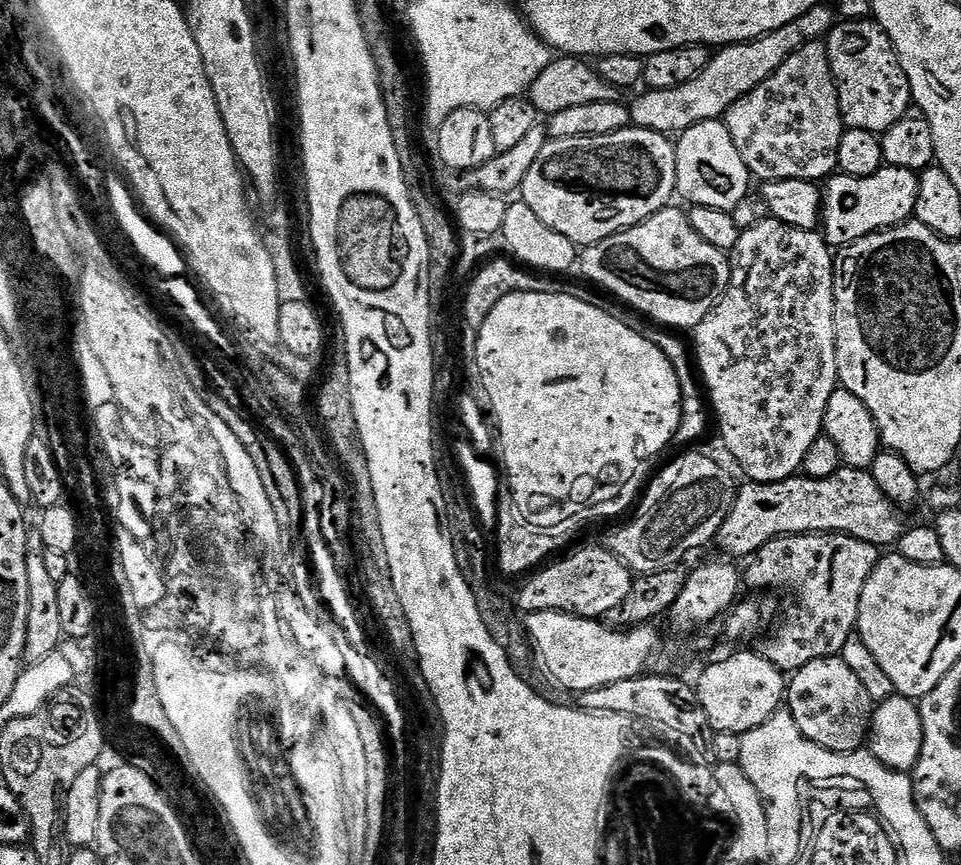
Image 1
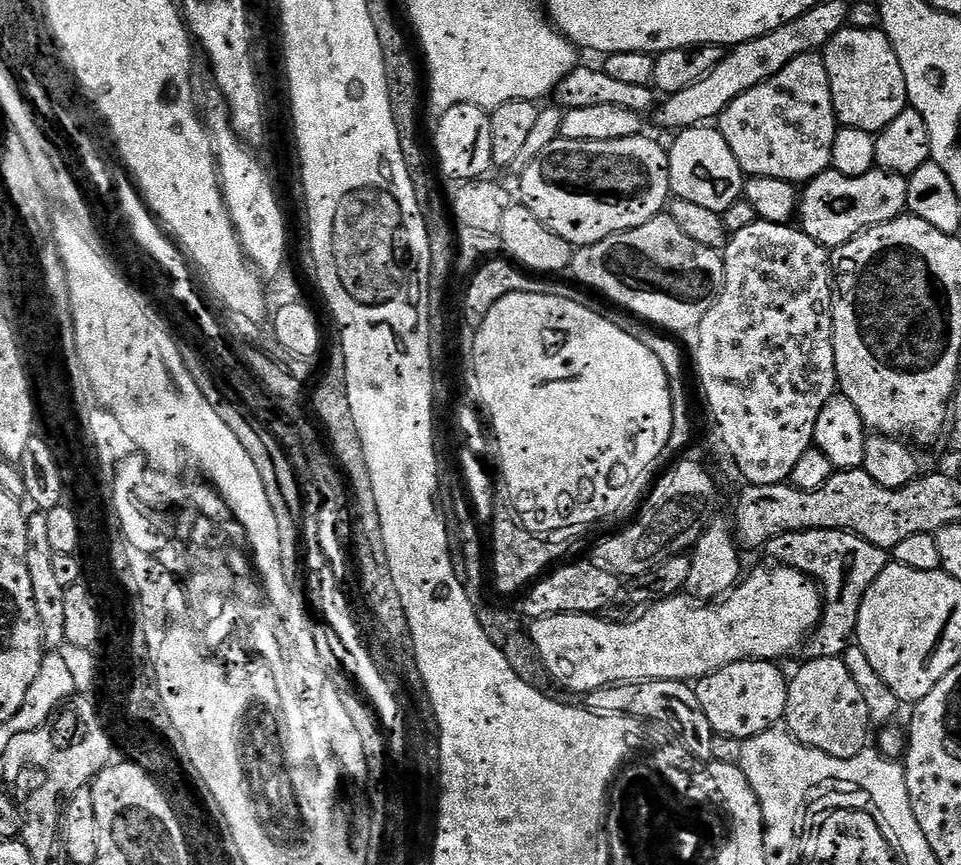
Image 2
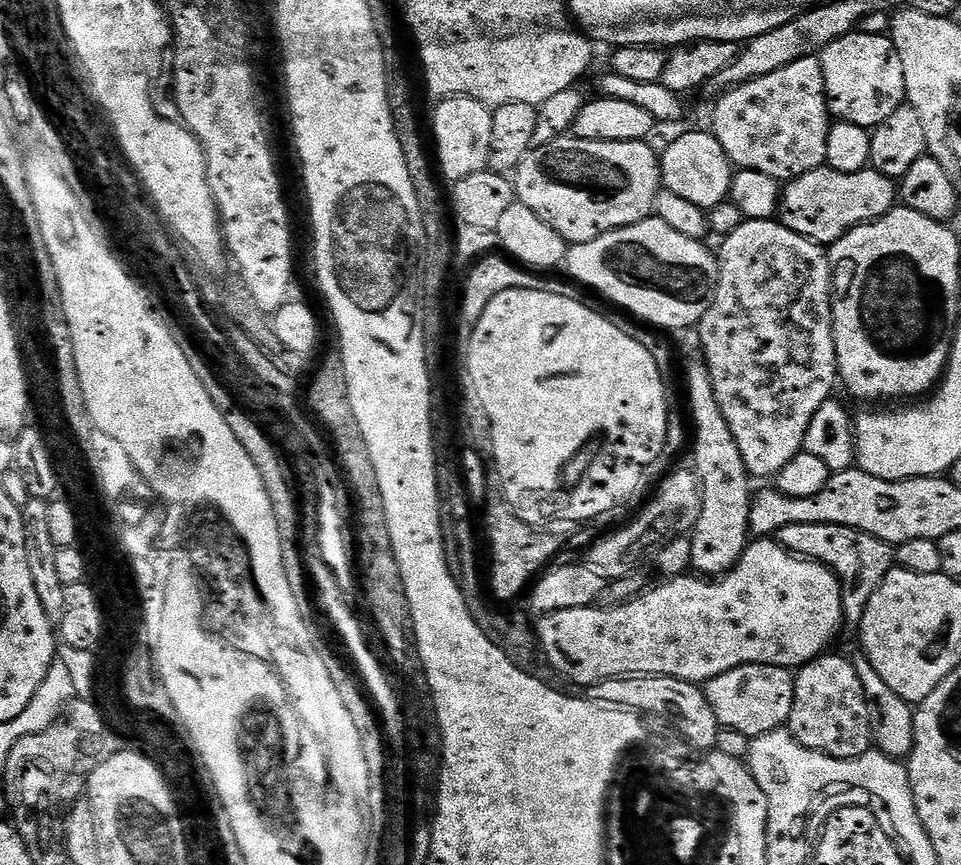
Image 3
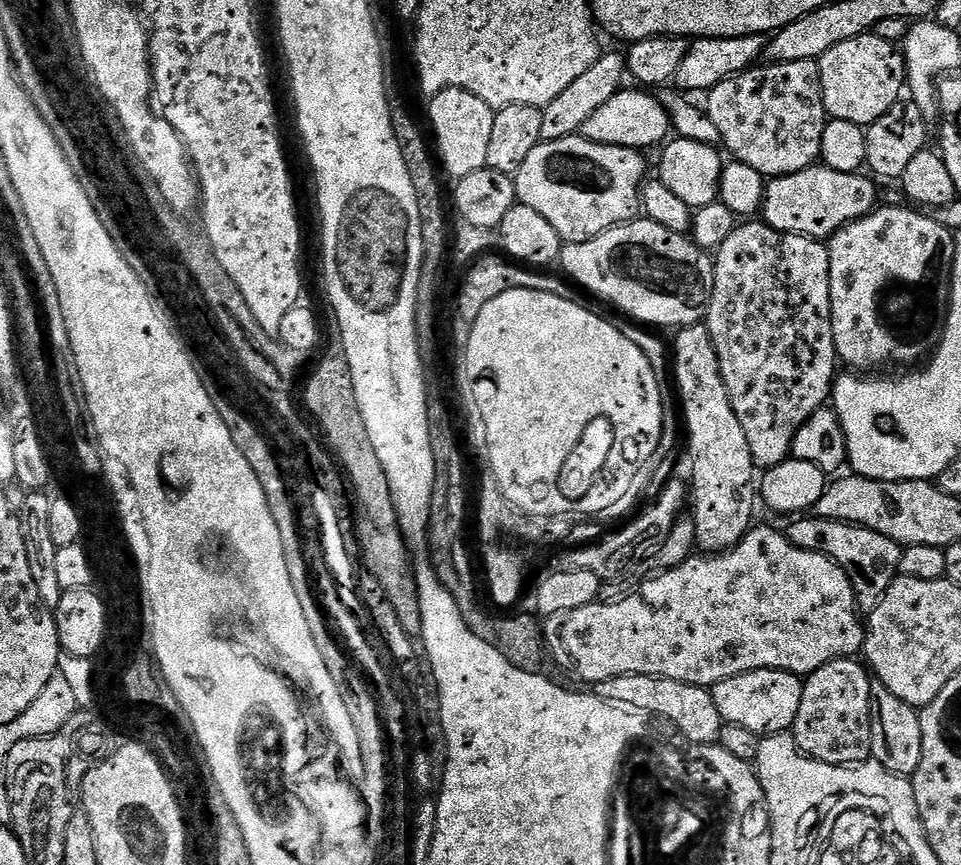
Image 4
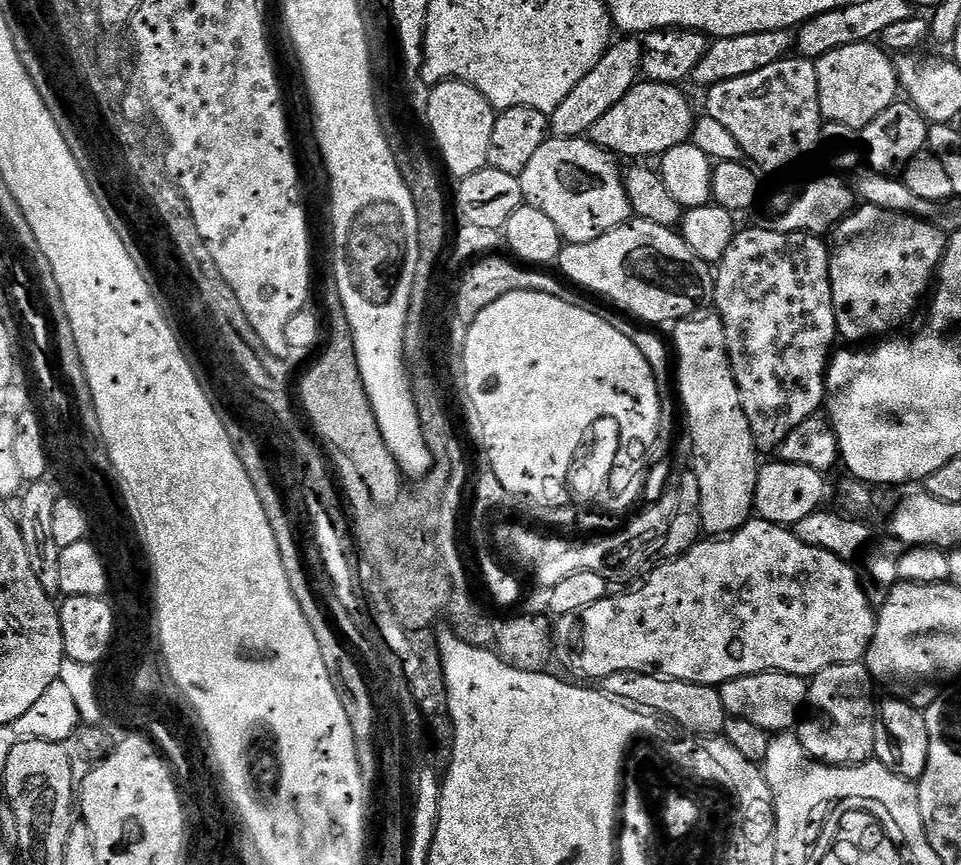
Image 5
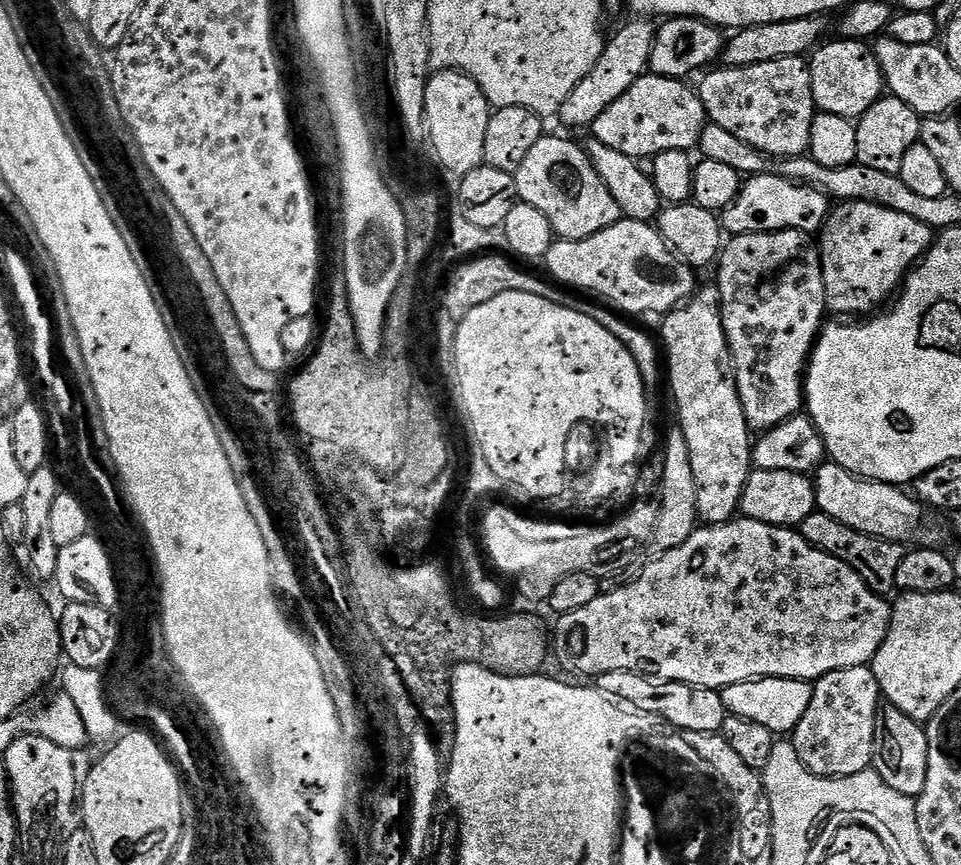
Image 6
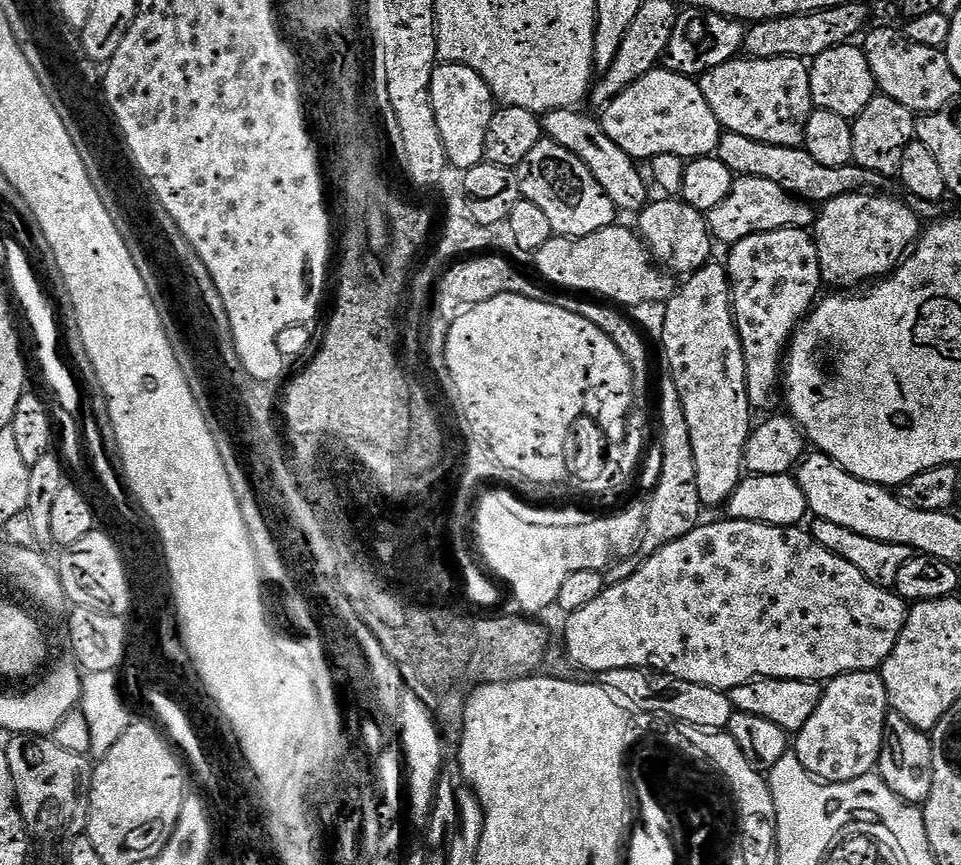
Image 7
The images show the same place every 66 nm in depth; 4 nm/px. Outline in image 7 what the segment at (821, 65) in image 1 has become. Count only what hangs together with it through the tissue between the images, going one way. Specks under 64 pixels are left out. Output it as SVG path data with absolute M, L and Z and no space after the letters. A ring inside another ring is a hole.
M737 58L698 77L702 98L714 110L724 132L754 138L770 146L799 148L804 143L804 131L814 111L810 94L809 65L798 58Z

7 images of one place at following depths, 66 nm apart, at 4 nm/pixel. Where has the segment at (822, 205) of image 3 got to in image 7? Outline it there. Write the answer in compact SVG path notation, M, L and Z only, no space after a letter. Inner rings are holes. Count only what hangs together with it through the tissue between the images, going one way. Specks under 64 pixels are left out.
M738 176L732 181L730 194L714 206L707 214L708 229L712 231L713 241L717 245L731 246L750 238L750 234L762 234L770 230L783 228L811 229L816 223L817 209L809 201L791 196L778 182L766 182L766 178Z

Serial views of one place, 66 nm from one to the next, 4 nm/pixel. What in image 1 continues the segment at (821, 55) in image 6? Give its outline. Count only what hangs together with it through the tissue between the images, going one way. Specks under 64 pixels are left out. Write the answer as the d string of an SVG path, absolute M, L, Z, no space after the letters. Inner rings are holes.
M871 18L861 20L843 20L833 27L832 31L826 37L826 47L828 57L830 58L830 70L834 74L834 82L838 90L838 102L840 103L840 113L844 119L845 129L857 128L858 130L866 130L867 132L875 132L882 134L886 130L890 130L890 126L894 126L894 122L898 122L898 118L902 118L902 114L906 114L906 110L913 107L912 91L910 90L910 82L906 78L906 70L902 70L902 62L898 58L898 54L894 50L894 46L890 42L890 38L880 29L879 24Z

